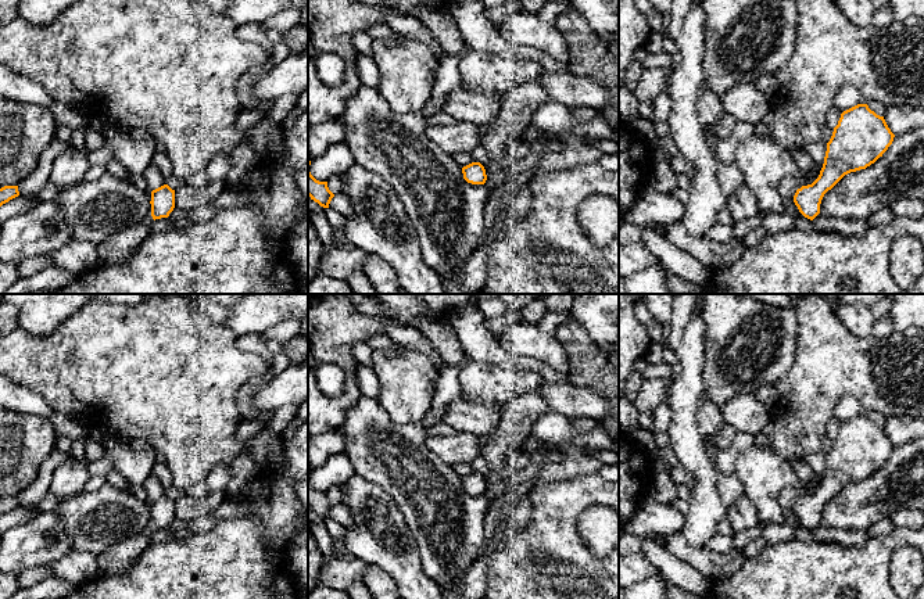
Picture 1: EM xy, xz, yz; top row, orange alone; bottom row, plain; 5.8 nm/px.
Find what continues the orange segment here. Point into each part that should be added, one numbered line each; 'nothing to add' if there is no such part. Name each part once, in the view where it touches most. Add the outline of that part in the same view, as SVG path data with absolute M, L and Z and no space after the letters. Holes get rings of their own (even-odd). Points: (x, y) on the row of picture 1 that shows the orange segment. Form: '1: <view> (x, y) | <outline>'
nothing to add

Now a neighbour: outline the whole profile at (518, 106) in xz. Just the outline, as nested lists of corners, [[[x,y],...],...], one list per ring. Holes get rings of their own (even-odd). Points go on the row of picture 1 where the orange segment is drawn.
[[[540,80],[517,86],[501,97],[502,110],[493,123],[490,134],[480,144],[490,157],[490,166],[486,172],[490,194],[505,191],[512,184],[513,179],[506,177],[512,158],[506,147],[515,134],[524,133],[530,128],[531,114],[547,101],[549,97]]]

